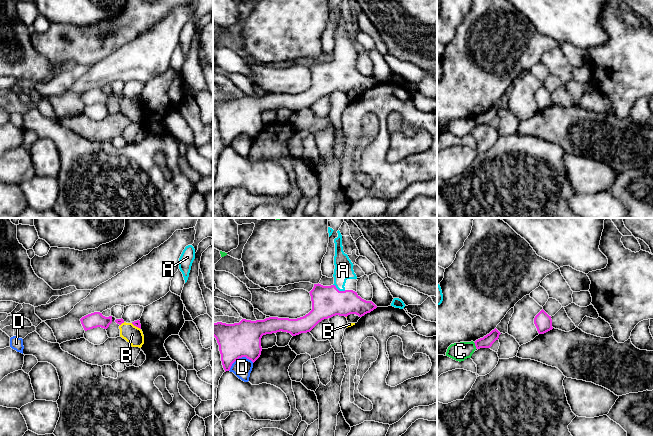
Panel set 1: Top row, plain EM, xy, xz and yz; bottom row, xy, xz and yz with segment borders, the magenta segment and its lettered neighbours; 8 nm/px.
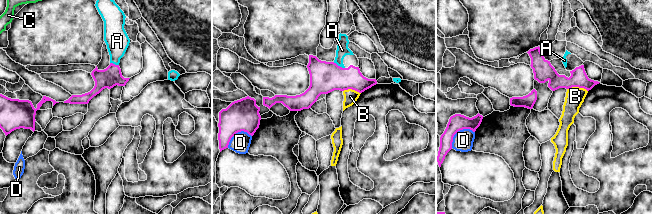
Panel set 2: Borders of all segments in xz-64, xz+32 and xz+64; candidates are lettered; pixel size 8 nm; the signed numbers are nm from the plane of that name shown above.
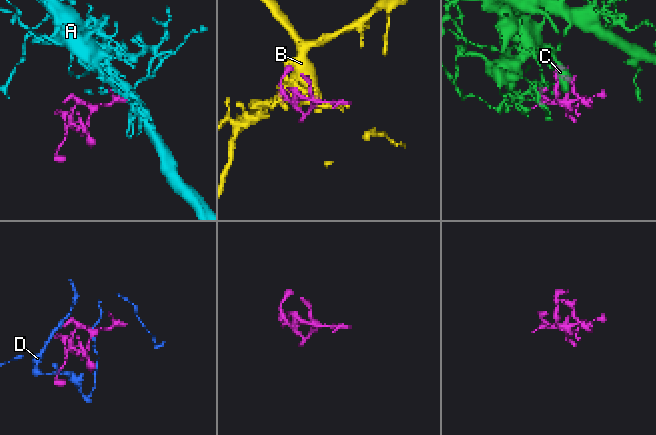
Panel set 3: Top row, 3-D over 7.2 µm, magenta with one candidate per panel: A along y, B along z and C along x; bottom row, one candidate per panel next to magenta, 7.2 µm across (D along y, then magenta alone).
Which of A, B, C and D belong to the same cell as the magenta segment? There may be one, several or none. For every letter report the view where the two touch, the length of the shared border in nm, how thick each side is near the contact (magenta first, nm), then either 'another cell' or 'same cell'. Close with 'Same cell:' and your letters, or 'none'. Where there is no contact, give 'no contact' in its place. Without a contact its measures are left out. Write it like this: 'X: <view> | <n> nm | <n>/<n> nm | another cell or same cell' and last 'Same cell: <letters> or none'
A: xz | 120 nm | 260/150 nm | same cell
B: xy | 90 nm | 50/140 nm | another cell
C: yz | 50 nm | 100/140 nm | another cell
D: xz | 220 nm | 280/150 nm | another cell
Same cell: A

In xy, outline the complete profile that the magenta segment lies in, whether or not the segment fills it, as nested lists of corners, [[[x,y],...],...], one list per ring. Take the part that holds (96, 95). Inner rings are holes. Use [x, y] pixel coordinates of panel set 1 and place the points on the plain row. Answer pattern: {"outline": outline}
{"outline": [[[100,88],[88,90],[80,95],[85,107],[101,103],[107,105],[112,99],[112,92],[105,93]]]}

